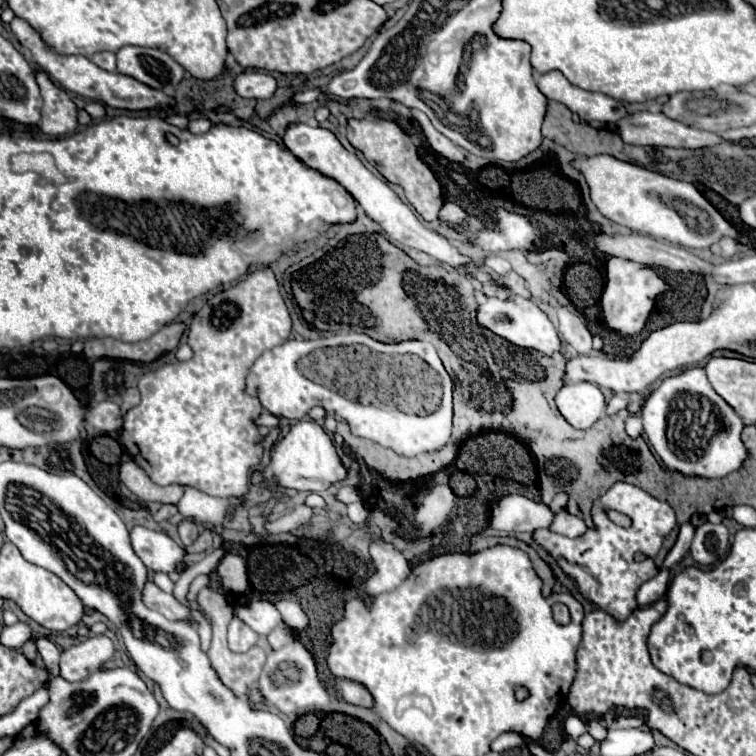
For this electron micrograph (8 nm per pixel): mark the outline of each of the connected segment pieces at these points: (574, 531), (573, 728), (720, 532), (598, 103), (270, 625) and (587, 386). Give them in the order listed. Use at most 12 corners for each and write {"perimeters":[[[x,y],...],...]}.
{"perimeters":[[[561,511],[549,529],[565,537],[579,537],[587,525],[579,517]],[[577,715],[565,719],[567,735],[577,739],[583,735],[585,723]],[[703,523],[695,531],[691,557],[715,565],[729,551],[725,525]],[[561,71],[533,73],[549,101],[581,121],[617,123],[625,107],[603,93],[571,85]],[[251,601],[237,613],[259,635],[283,623],[271,601]],[[565,385],[555,403],[575,429],[589,429],[605,411],[601,389]]]}

